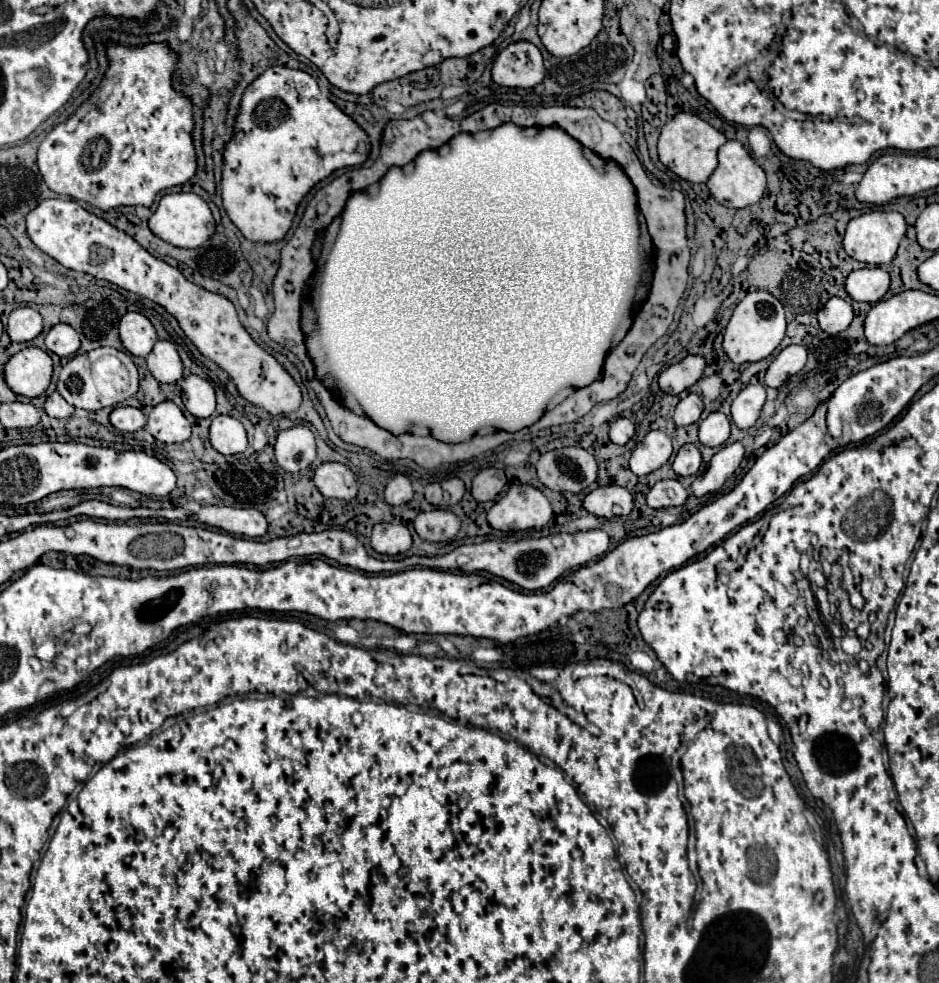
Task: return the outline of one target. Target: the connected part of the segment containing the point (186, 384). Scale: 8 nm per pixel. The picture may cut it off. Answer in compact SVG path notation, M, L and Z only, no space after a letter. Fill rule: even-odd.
M186 376L182 382L182 402L196 418L210 418L216 408L214 388L198 376Z

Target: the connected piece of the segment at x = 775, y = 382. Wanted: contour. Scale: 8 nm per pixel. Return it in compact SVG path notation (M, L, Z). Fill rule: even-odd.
M786 346L766 370L766 386L780 388L790 376L798 374L806 364L806 350L802 346Z

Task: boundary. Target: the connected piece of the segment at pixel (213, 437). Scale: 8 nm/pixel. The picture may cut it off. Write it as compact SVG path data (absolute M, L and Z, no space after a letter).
M216 416L210 424L210 444L224 456L240 454L246 450L246 430L232 416Z

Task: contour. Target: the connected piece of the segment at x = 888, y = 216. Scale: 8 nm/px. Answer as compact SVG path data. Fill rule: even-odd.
M880 210L868 212L848 222L848 228L844 234L844 250L850 258L858 262L864 262L870 266L882 266L896 256L898 244L904 234L906 234L906 222L900 212L880 212Z

